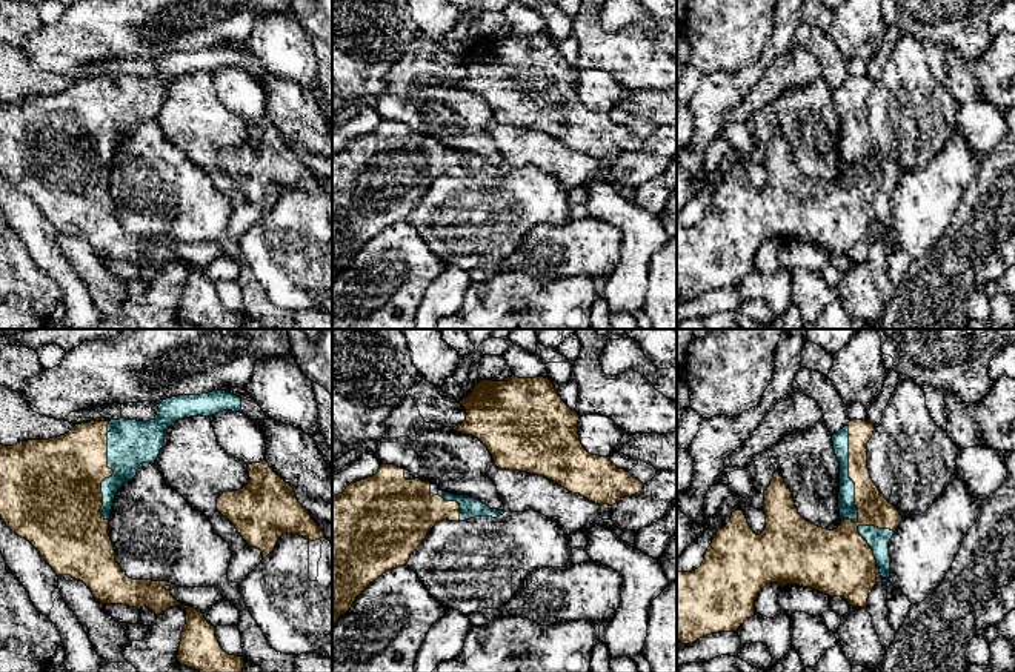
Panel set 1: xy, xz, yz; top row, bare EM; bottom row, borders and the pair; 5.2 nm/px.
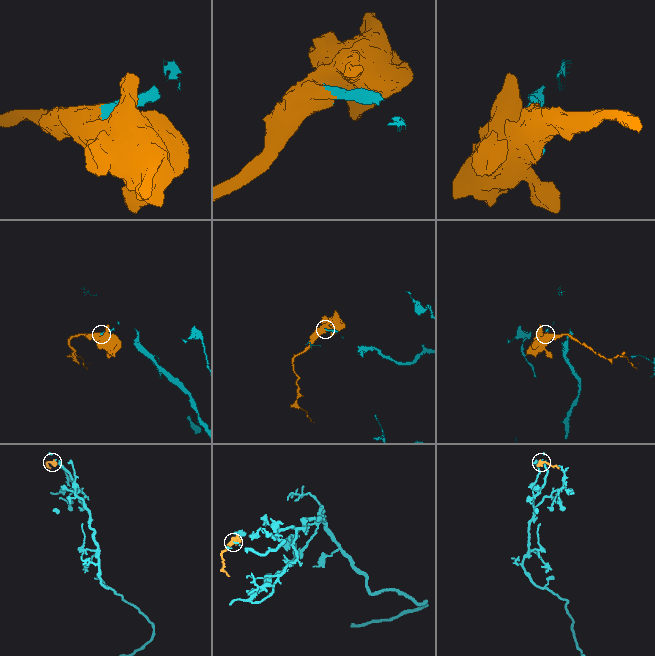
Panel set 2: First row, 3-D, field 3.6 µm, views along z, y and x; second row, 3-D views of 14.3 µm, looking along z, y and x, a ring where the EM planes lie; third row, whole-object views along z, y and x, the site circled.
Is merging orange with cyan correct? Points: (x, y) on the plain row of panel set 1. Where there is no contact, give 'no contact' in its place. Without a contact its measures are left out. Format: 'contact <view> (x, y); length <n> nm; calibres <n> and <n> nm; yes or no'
contact yz (855, 151); length 750 nm; calibres 170 and 100 nm; yes

